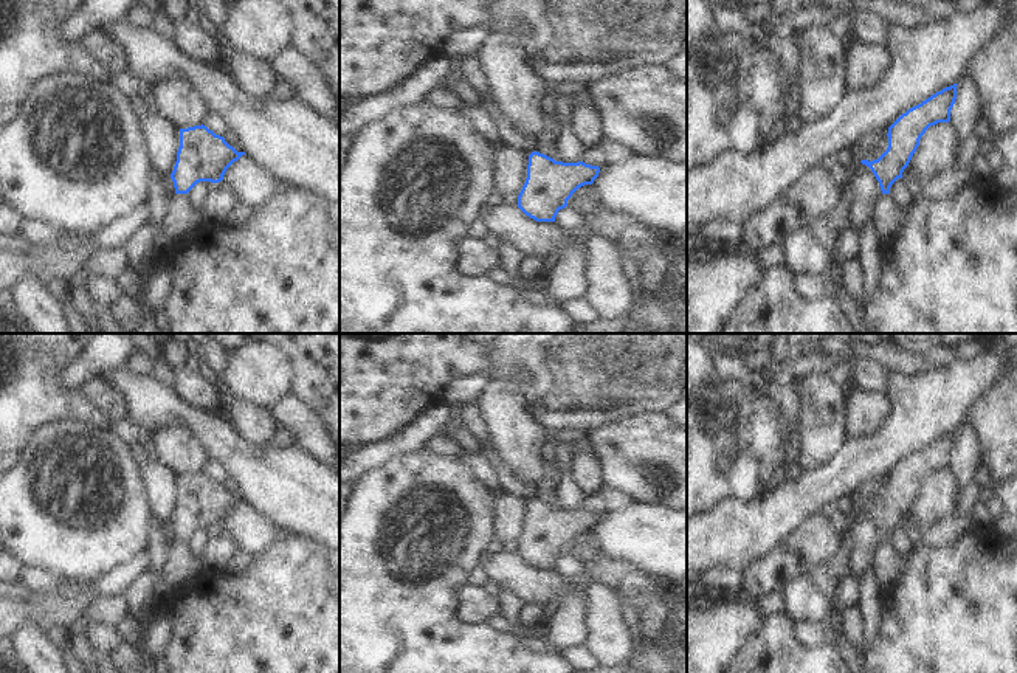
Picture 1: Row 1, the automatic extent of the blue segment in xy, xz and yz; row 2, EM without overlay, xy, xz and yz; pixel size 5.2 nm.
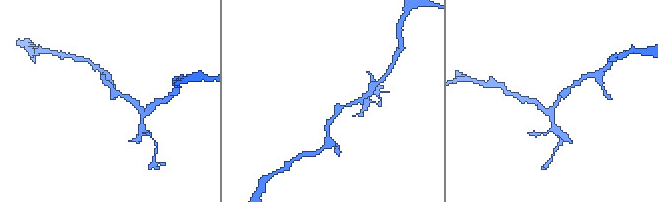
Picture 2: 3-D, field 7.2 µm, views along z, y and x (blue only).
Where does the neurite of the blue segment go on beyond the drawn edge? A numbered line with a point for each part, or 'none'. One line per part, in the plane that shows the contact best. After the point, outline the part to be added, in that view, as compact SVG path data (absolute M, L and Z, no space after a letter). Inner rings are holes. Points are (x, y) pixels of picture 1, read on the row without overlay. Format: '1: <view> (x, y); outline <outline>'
none

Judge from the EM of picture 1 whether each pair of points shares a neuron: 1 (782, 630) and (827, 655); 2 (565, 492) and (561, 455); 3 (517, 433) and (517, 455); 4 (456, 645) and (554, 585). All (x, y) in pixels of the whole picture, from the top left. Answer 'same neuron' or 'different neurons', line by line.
1: same neuron
2: same neuron
3: same neuron
4: different neurons

